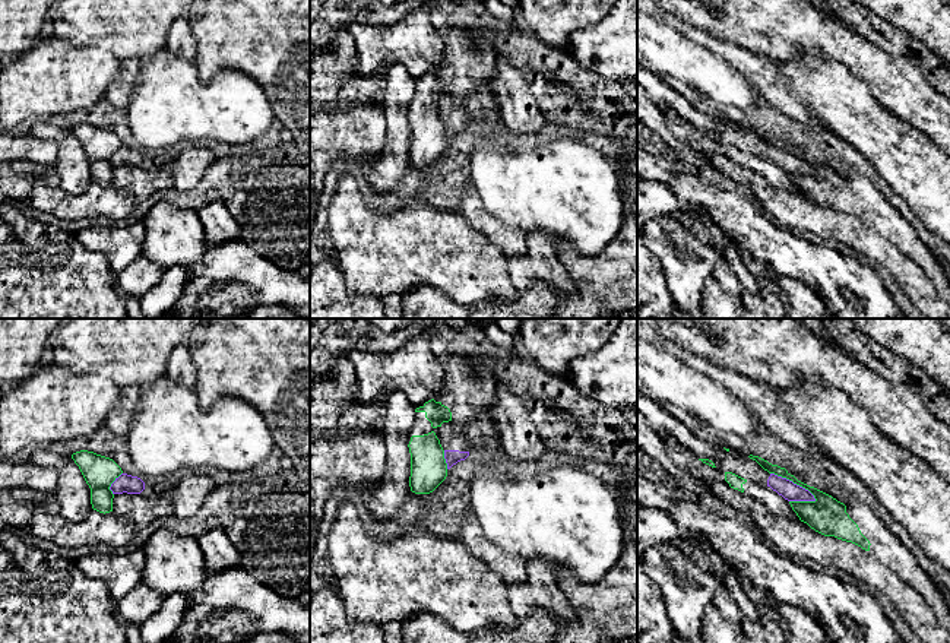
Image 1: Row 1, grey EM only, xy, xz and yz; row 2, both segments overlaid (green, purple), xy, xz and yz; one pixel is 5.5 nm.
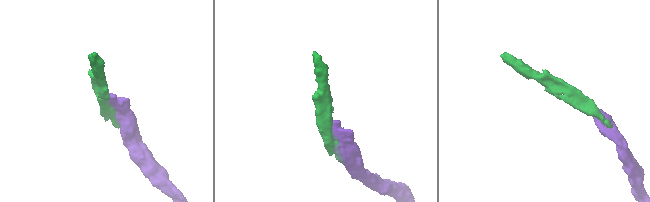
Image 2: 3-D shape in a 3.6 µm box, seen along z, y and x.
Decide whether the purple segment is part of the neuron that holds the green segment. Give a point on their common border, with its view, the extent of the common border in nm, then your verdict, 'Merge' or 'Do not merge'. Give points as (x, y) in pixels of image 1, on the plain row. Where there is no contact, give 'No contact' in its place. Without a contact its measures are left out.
Touches green at yz (794, 155). Shared border 300 nm. Do not merge

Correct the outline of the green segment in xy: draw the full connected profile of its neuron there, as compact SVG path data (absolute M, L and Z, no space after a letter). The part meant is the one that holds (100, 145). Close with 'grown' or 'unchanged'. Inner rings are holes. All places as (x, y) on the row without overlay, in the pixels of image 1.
M88 123L73 126L72 132L91 161L92 181L104 187L113 184L110 159L123 146L121 140L113 132Z; unchanged

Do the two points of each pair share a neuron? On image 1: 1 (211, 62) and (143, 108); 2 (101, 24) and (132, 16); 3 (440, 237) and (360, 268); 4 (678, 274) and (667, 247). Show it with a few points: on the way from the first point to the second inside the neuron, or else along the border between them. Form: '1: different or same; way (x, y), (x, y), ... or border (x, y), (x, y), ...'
1: different; border (192, 60), (199, 72)
2: same; way (108, 16), (124, 16)
3: same; way (420, 244), (380, 255)
4: same; way (678, 268), (678, 259), (673, 253)

